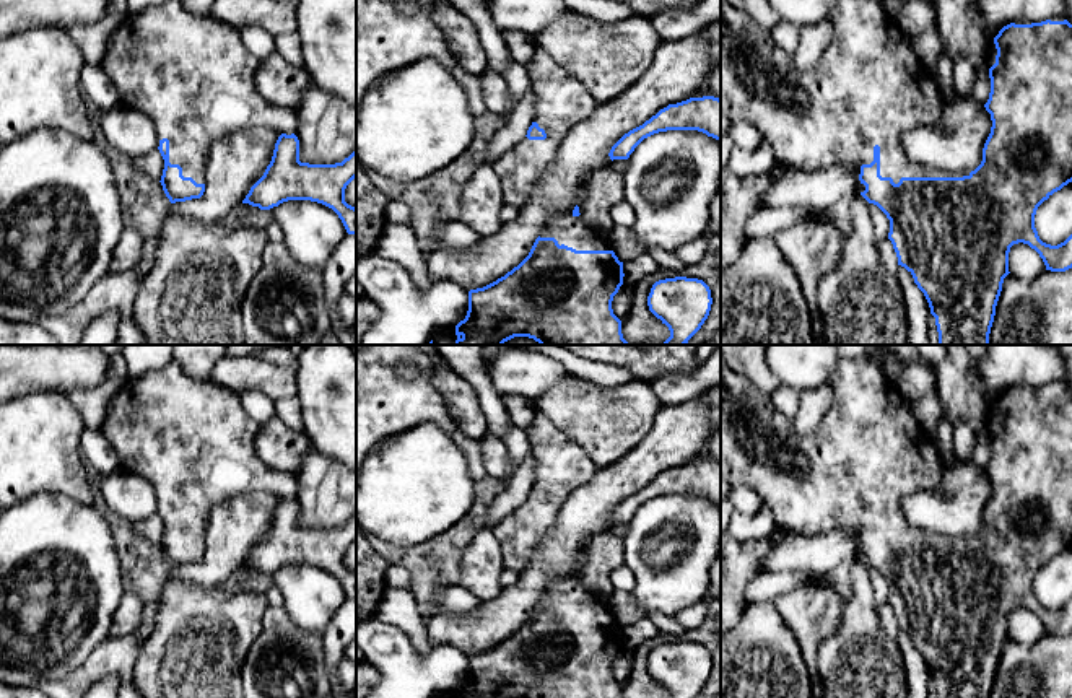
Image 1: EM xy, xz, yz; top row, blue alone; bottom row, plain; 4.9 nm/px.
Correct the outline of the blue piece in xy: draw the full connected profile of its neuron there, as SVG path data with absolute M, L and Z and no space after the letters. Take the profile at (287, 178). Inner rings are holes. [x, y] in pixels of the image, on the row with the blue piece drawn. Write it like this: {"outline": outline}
{"outline": "M181 0L129 13L111 34L99 63L115 86L120 103L148 116L164 159L161 185L171 203L200 198L207 184L207 155L215 140L247 127L280 132L270 164L242 203L270 210L288 200L311 200L332 208L348 234L356 234L356 208L345 202L345 189L356 177L356 151L342 163L299 161L296 116L268 103L255 88L260 59L241 41L239 29L190 11Z"}

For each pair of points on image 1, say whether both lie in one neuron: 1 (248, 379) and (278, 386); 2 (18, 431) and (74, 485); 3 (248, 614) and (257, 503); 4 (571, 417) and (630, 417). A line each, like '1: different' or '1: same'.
1: same
2: same
3: different
4: same

